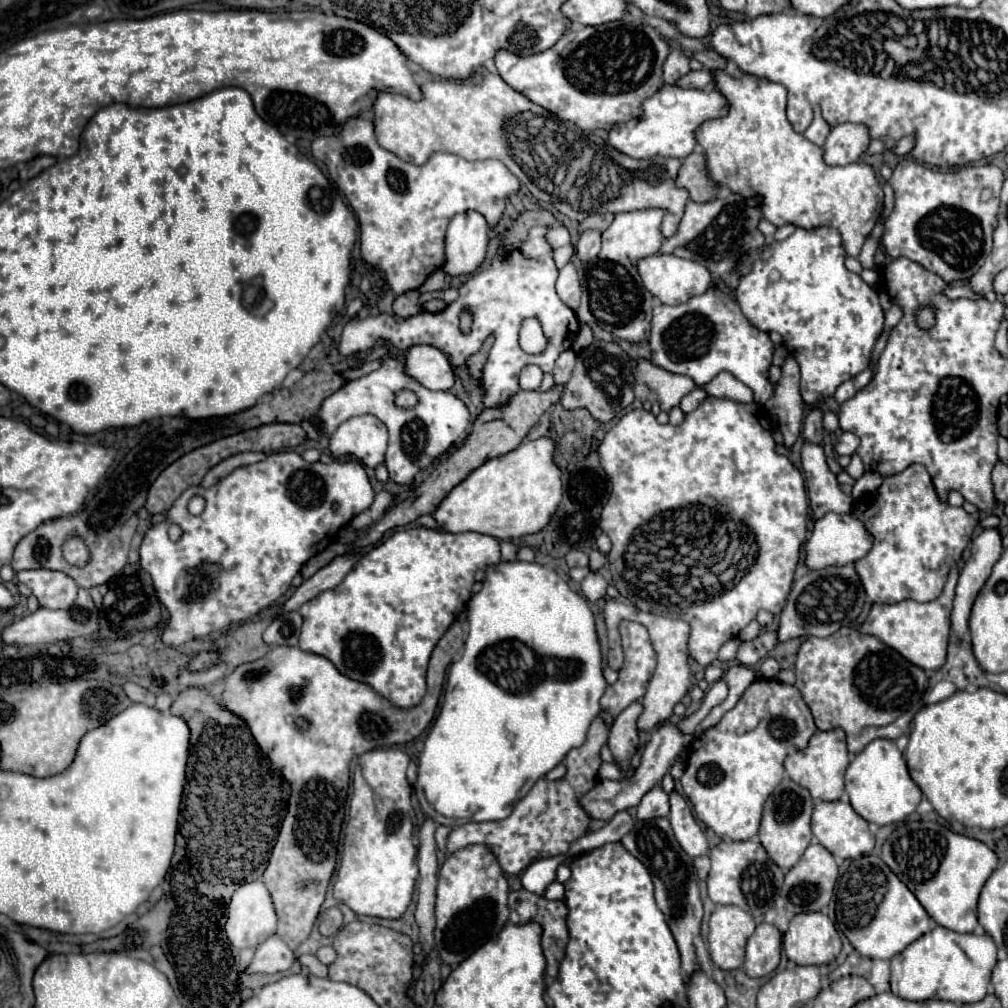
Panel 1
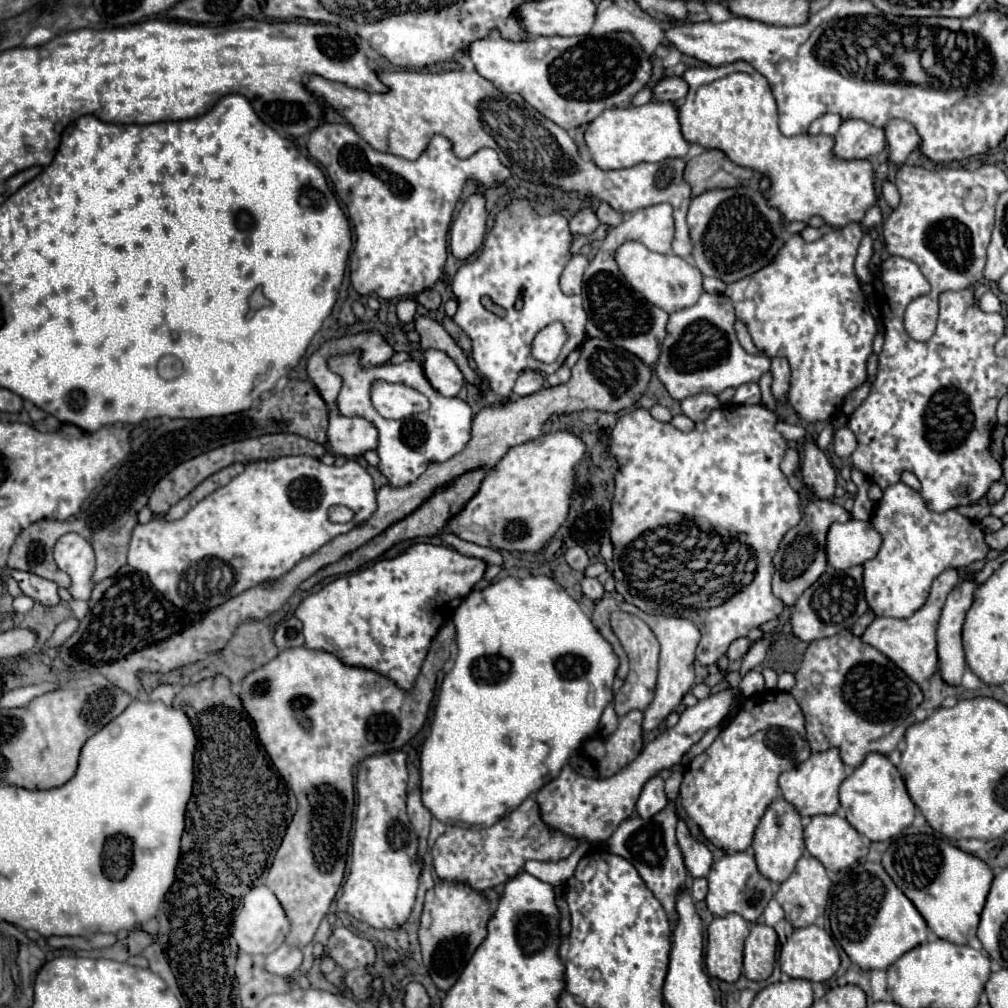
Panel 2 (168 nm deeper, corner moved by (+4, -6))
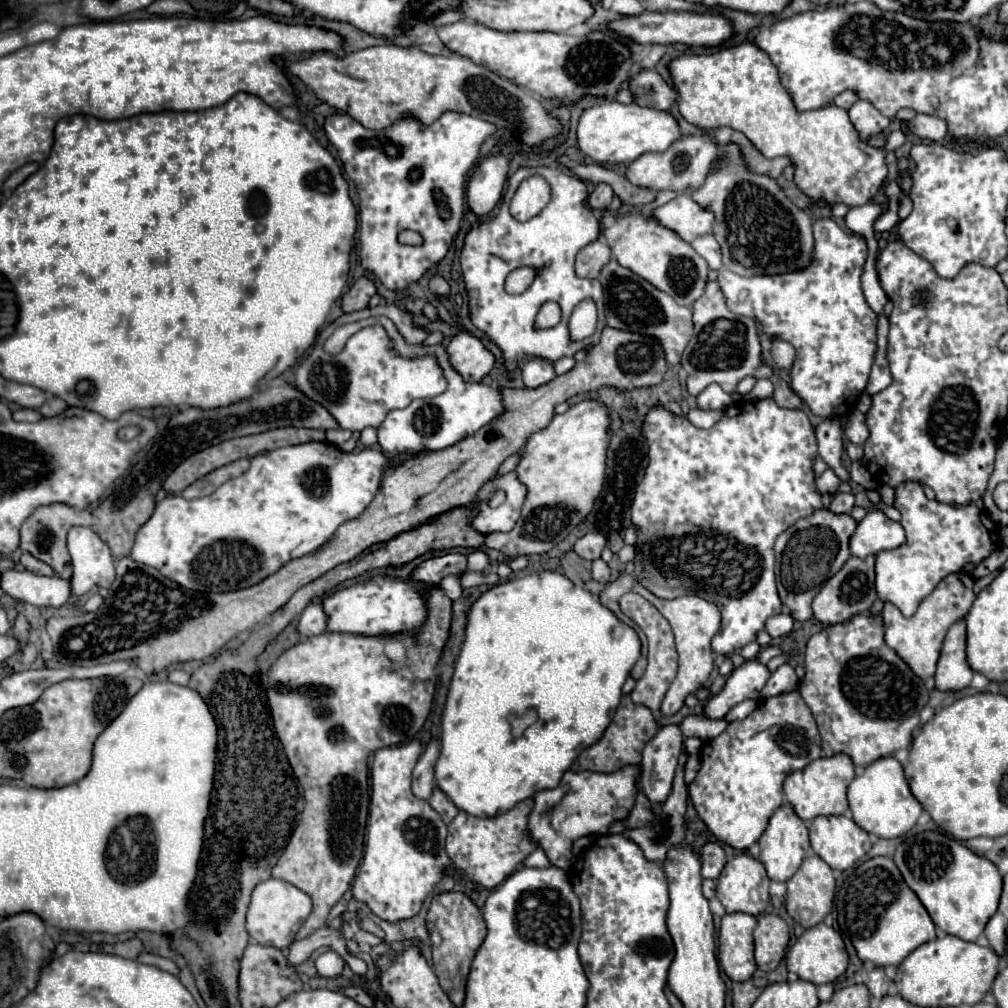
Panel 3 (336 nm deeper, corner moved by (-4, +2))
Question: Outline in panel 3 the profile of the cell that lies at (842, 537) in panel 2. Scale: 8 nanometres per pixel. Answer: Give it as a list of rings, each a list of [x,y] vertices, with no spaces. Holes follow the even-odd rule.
[[[869,511],[851,537],[851,555],[867,557],[897,549],[905,543],[905,529],[891,521],[883,511]]]

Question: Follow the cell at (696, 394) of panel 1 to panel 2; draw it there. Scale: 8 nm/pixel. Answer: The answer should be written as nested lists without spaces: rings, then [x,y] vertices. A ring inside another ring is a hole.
[[[699,393],[681,401],[681,413],[687,415],[691,421],[703,421],[717,407],[721,407],[721,403],[711,393]]]

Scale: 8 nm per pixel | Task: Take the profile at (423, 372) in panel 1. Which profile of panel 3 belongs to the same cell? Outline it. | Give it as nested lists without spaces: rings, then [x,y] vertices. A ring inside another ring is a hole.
[[[469,331],[457,333],[451,339],[447,351],[451,357],[451,365],[467,381],[481,381],[495,365],[493,353],[485,349],[485,345]]]

